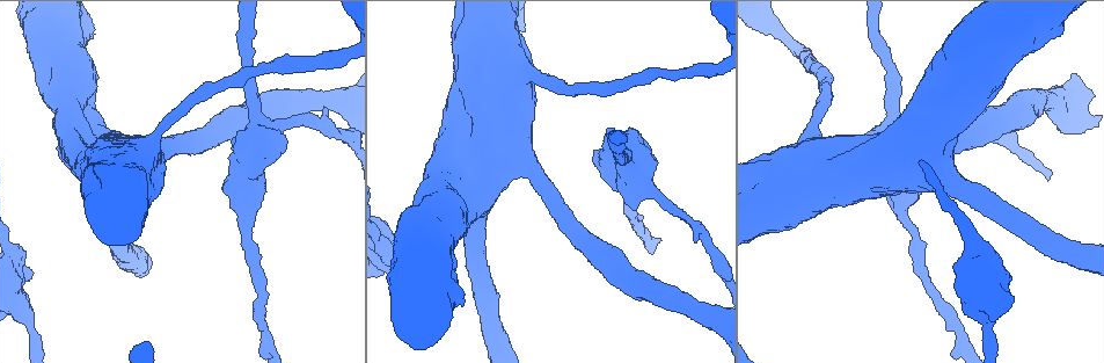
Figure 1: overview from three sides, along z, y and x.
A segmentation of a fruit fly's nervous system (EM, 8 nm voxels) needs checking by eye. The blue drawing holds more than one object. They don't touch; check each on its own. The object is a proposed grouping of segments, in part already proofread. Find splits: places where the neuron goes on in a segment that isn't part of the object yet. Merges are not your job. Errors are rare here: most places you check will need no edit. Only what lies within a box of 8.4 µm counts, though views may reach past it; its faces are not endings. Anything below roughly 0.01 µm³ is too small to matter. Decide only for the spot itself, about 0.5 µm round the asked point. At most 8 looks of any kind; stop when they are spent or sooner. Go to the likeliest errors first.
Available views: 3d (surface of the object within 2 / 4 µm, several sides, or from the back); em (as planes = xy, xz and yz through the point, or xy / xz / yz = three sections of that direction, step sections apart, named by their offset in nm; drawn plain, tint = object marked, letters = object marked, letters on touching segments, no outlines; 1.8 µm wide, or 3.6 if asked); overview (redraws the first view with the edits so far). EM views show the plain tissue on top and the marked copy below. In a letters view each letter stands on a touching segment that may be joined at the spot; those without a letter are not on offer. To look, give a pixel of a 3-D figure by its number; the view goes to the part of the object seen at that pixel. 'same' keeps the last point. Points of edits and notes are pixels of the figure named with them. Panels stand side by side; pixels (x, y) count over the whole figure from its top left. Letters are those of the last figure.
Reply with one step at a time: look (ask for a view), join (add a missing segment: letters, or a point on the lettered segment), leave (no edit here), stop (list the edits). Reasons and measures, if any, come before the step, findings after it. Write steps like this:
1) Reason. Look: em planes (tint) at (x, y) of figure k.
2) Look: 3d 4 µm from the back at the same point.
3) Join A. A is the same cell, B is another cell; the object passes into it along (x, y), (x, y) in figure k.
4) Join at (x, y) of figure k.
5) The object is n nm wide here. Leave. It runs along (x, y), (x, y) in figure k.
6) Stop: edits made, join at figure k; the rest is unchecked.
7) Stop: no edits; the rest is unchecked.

Free end. Look: em xy step 16 (letters) at (323, 108) of figure 1.

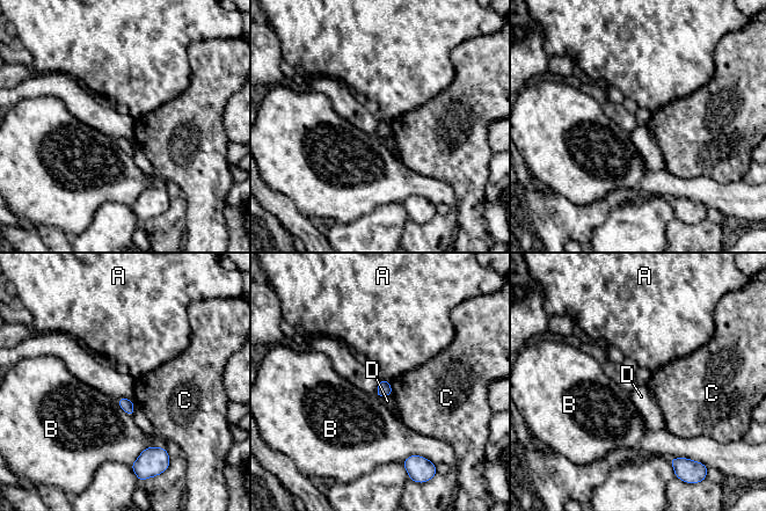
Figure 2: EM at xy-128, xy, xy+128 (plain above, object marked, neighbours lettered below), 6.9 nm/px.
Leave. A, B, C and D are other cells; a border runs along (379, 378), (389, 382) in figure 2; none of them fits.

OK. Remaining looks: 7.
Branch stops here. Look: 3d 4 µm at (1003, 270) of figure 1.

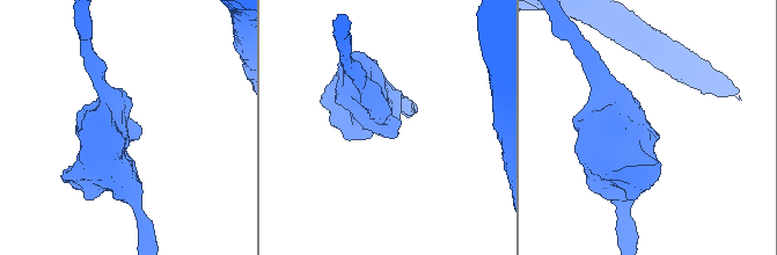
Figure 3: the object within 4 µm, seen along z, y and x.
Look: em 3.6 µm planes (letters) at (646, 126) of figure 3.

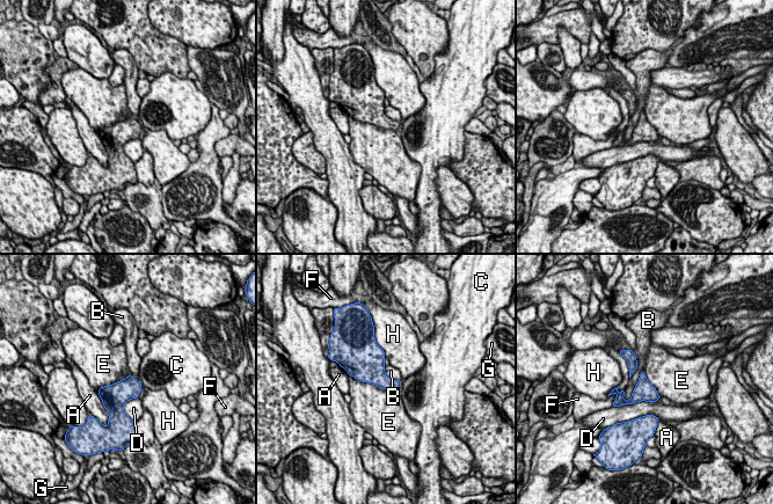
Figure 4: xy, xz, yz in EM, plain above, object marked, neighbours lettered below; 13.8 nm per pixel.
The longest contact is with E, 700 nm. Leave. A, B, C, D, E, F, G and H are other cells; none of them fits.

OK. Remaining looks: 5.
Thick turns thin. Look: em 3.6 µm planes (letters) at (516, 78) of figure 1.

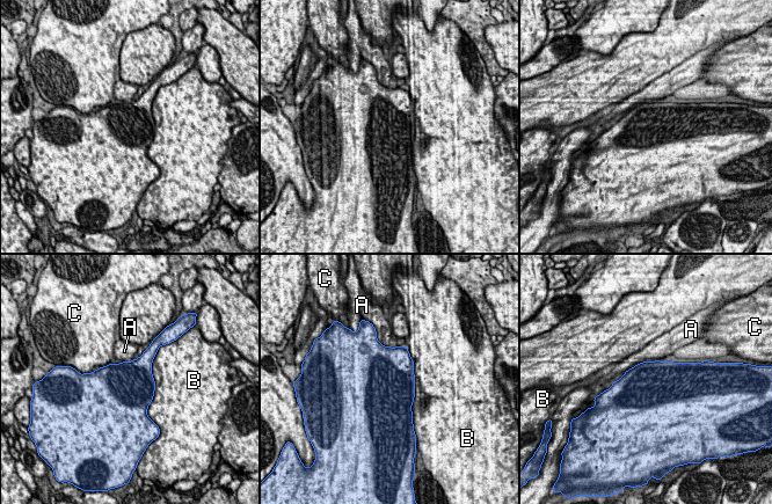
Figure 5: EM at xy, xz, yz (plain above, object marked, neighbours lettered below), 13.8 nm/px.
The longest contact is with B, 1000 nm. Leave. A, B and C are other cells; a border runs along (658, 359), (638, 363), (624, 372) in figure 5; no lettered segment goes on from it.

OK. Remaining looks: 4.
Thick end. Look: 3d 4 µm at (634, 207) of figure 1.

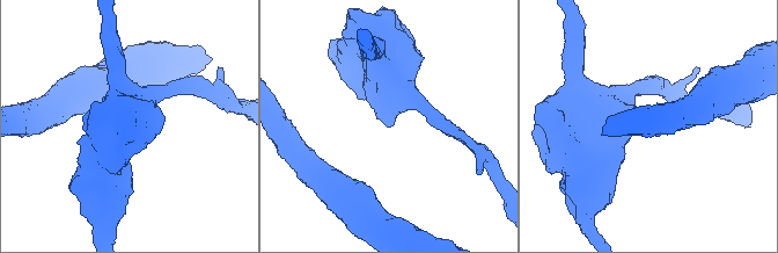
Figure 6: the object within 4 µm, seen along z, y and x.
Shape alone is not enough. Look: em planes (letters) at (389, 127) of figure 6.

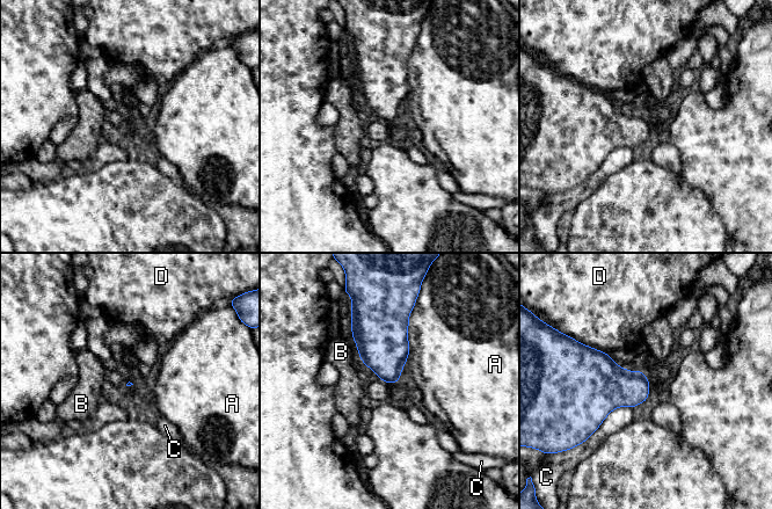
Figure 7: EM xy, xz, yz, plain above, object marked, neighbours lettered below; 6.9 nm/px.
The longest contact is with A, 440 nm. Leave. A, B, C and D are other cells; a border runs along (414, 306), (403, 366) in figure 7; no lettered segment goes on from it.

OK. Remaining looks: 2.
Stop: no edits; the rest is unchecked.

